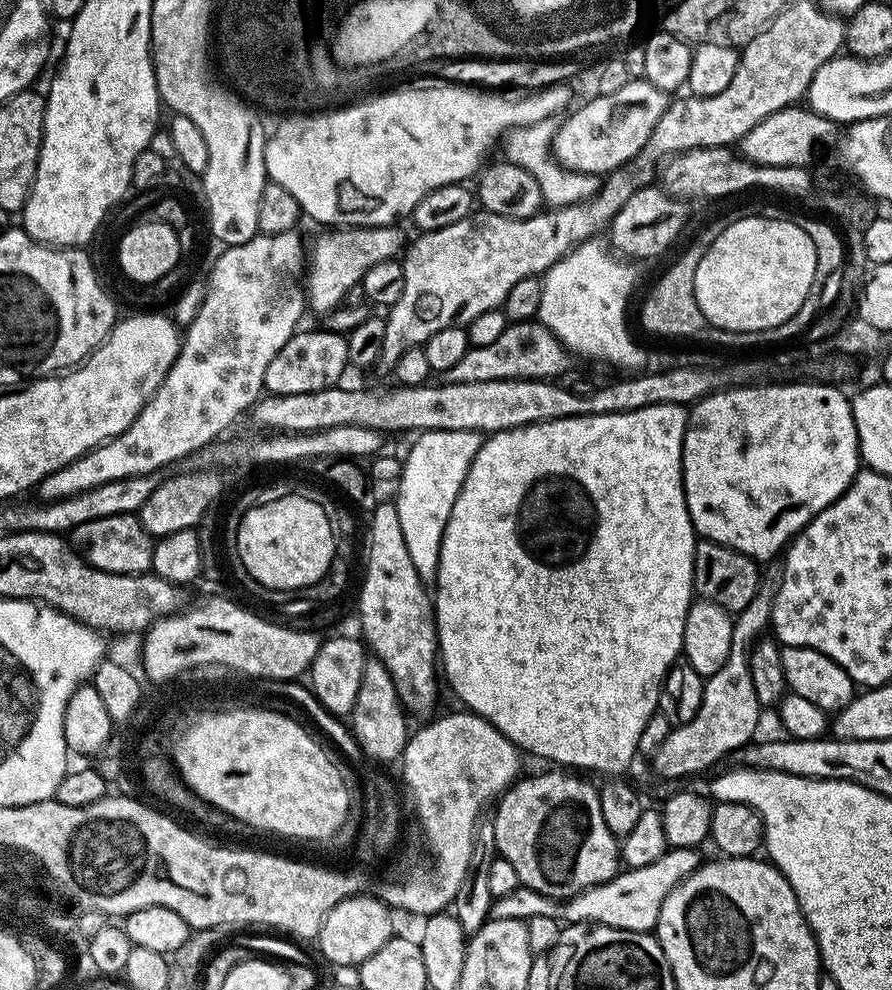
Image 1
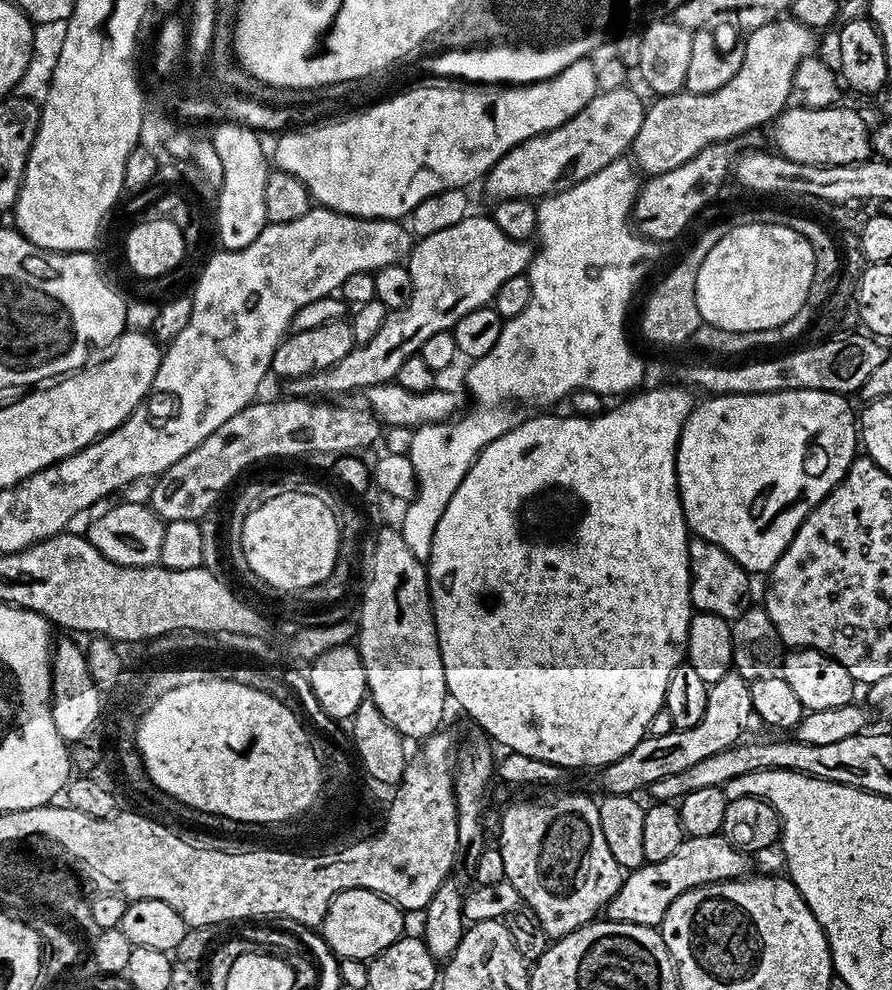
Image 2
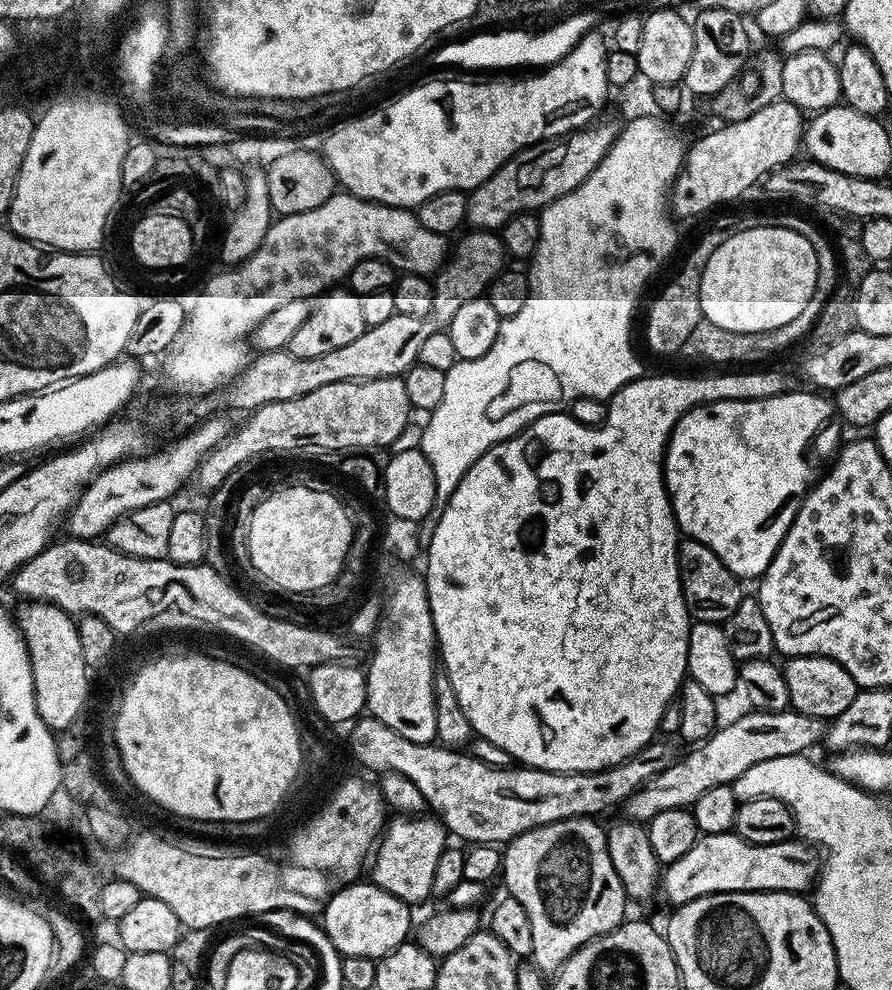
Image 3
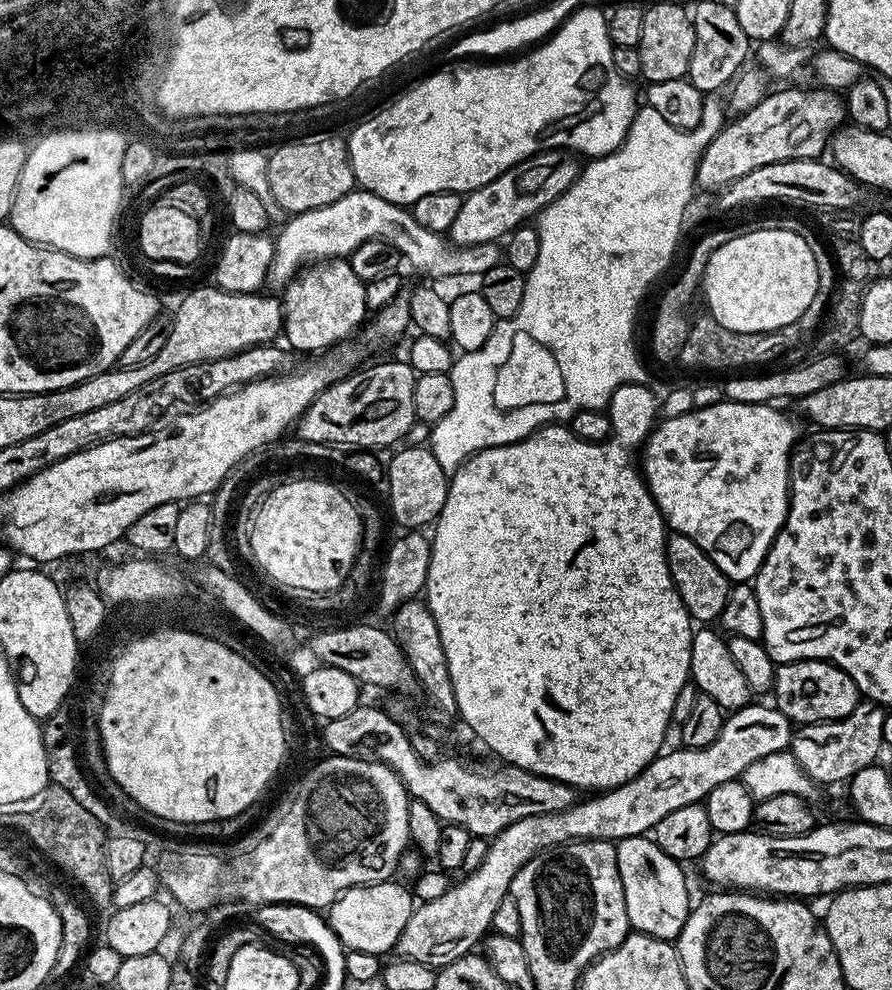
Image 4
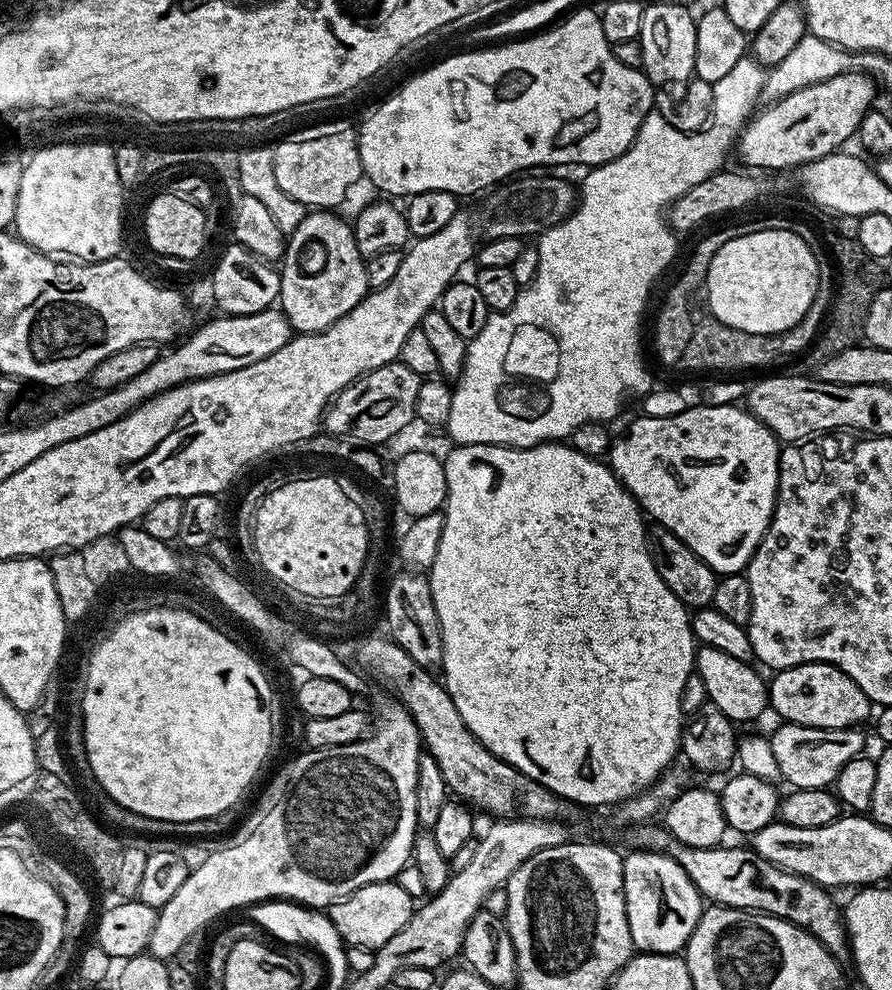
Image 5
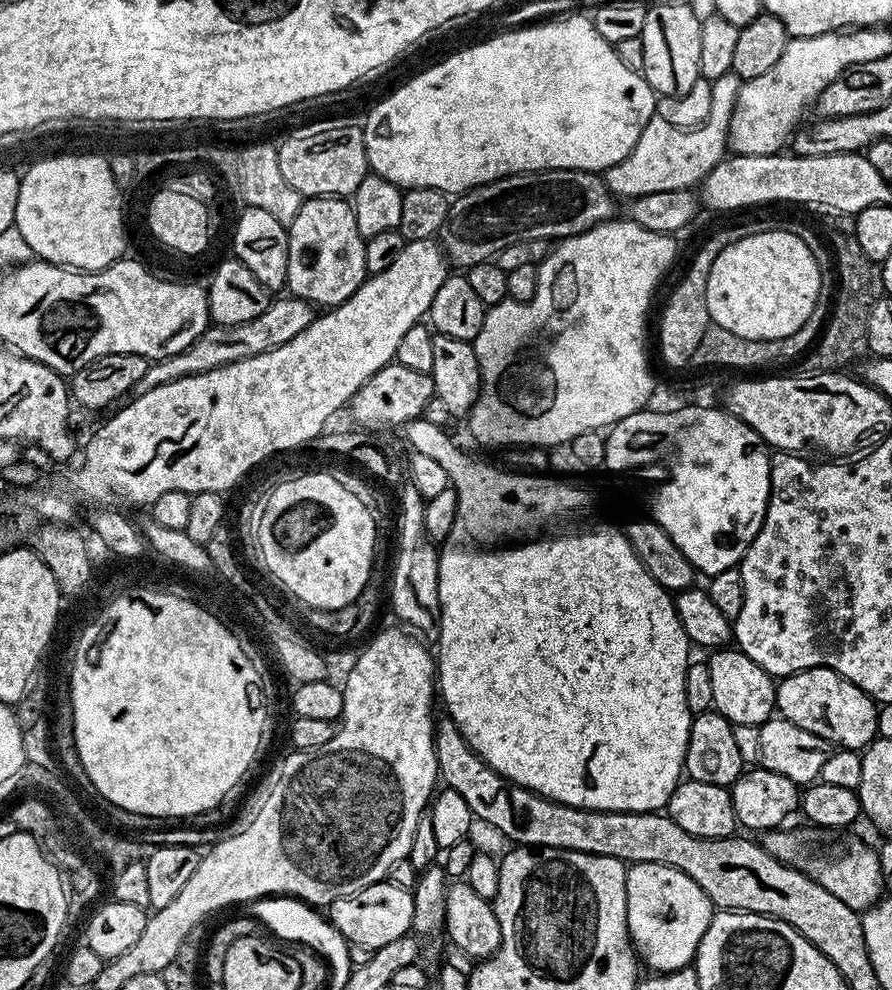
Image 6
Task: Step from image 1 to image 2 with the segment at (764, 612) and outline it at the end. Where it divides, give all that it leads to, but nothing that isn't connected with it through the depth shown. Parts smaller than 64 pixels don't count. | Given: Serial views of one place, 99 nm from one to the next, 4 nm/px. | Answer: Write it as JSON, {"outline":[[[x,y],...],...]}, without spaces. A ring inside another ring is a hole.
{"outline":[[[727,672],[718,682],[710,685],[706,698],[706,714],[702,714],[702,722],[693,728],[678,728],[670,734],[661,736],[647,735],[622,758],[603,765],[595,773],[596,784],[604,796],[630,796],[639,793],[639,788],[648,790],[652,783],[679,774],[702,759],[710,758],[722,750],[733,747],[741,739],[748,719],[754,713],[750,702],[749,681],[744,680],[736,672]]]}

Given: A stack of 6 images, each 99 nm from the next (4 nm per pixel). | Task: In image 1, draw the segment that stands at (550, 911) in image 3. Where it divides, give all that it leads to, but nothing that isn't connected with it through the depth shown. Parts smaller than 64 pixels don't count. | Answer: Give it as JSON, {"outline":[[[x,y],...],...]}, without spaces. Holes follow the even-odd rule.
{"outline":[[[568,770],[552,771],[556,772],[540,772],[537,776],[528,777],[525,775],[499,797],[494,815],[496,850],[506,858],[506,862],[510,862],[510,866],[514,866],[514,870],[518,870],[518,878],[523,887],[538,890],[538,894],[563,902],[585,892],[587,888],[611,880],[622,861],[618,855],[617,837],[602,819],[602,802],[597,785],[583,780],[580,777],[583,775]]]}

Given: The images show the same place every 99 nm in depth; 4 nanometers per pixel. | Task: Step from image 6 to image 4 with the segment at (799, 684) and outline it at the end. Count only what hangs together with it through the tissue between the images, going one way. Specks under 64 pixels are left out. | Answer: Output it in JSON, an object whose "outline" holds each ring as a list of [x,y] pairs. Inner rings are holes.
{"outline":[[[795,660],[779,665],[775,696],[775,707],[796,726],[843,720],[862,700],[855,682],[840,667],[826,660]]]}

